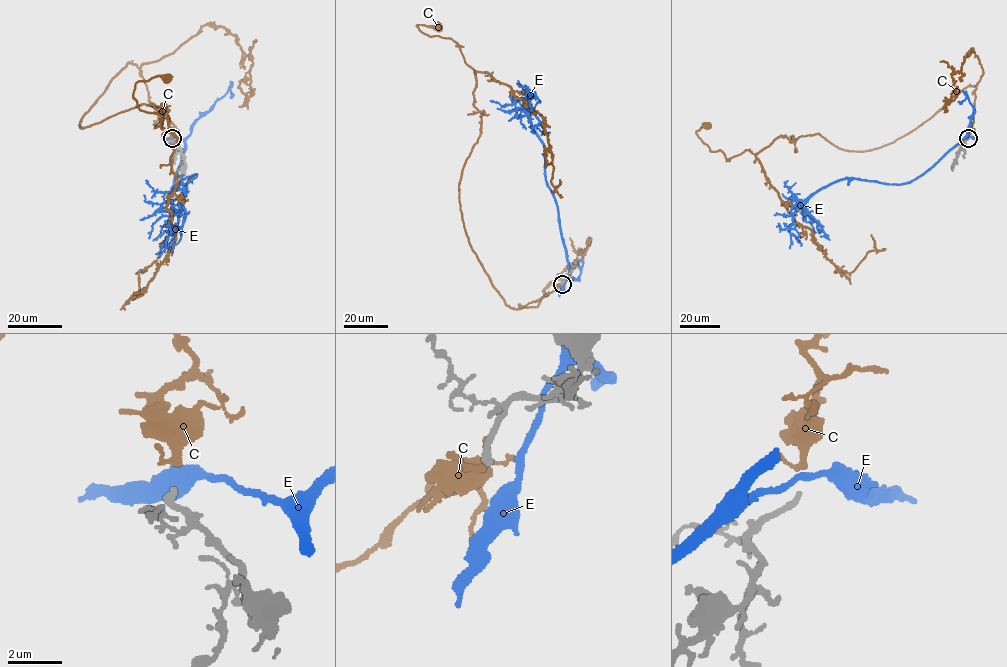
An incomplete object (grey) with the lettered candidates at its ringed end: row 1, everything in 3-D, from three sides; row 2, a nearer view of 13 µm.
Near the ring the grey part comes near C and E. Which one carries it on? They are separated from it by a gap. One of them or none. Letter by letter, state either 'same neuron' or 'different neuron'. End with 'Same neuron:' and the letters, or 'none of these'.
C: same neuron
E: different neuron
Same neuron: C

